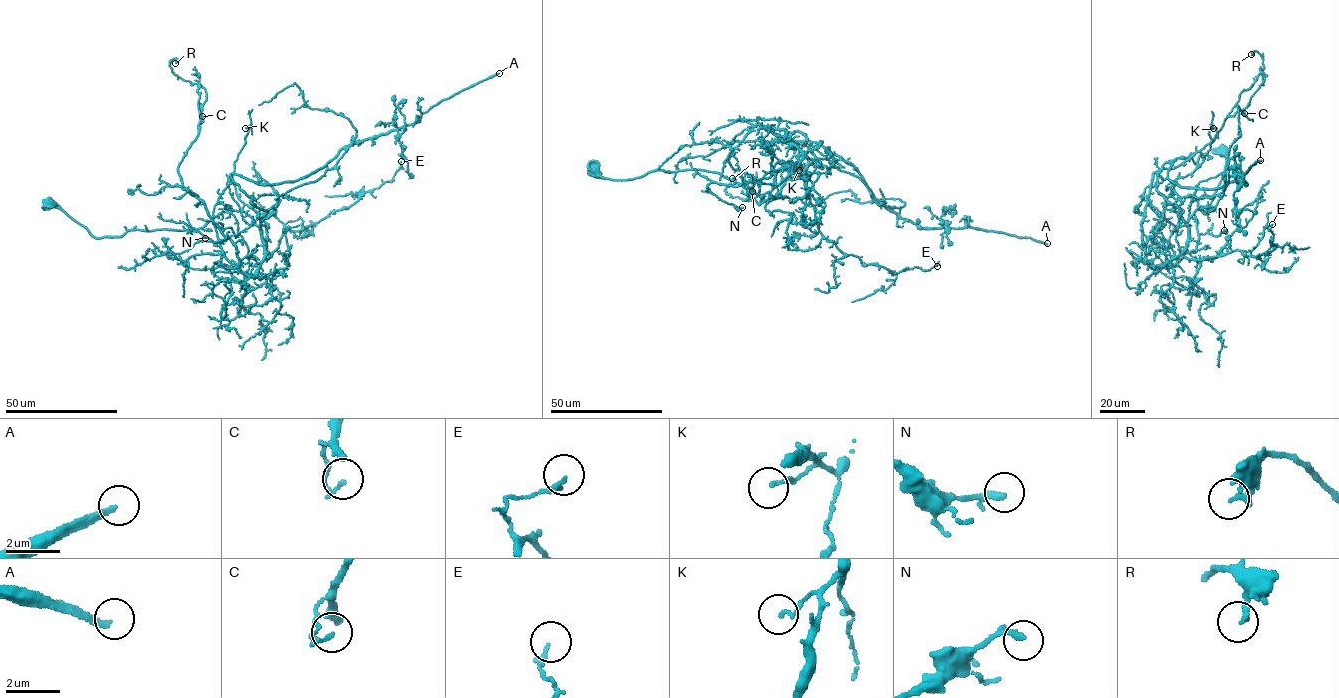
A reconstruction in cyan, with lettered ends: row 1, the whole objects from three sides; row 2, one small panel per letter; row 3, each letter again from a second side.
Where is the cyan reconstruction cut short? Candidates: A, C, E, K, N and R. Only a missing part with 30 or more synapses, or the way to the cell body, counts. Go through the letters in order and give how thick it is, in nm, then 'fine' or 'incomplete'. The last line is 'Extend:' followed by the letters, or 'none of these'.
A: 240 nm | incomplete
C: 130 nm | fine
E: 170 nm | fine
K: 100 nm | fine
N: 170 nm | fine
R: 240 nm | fine
Extend: A

